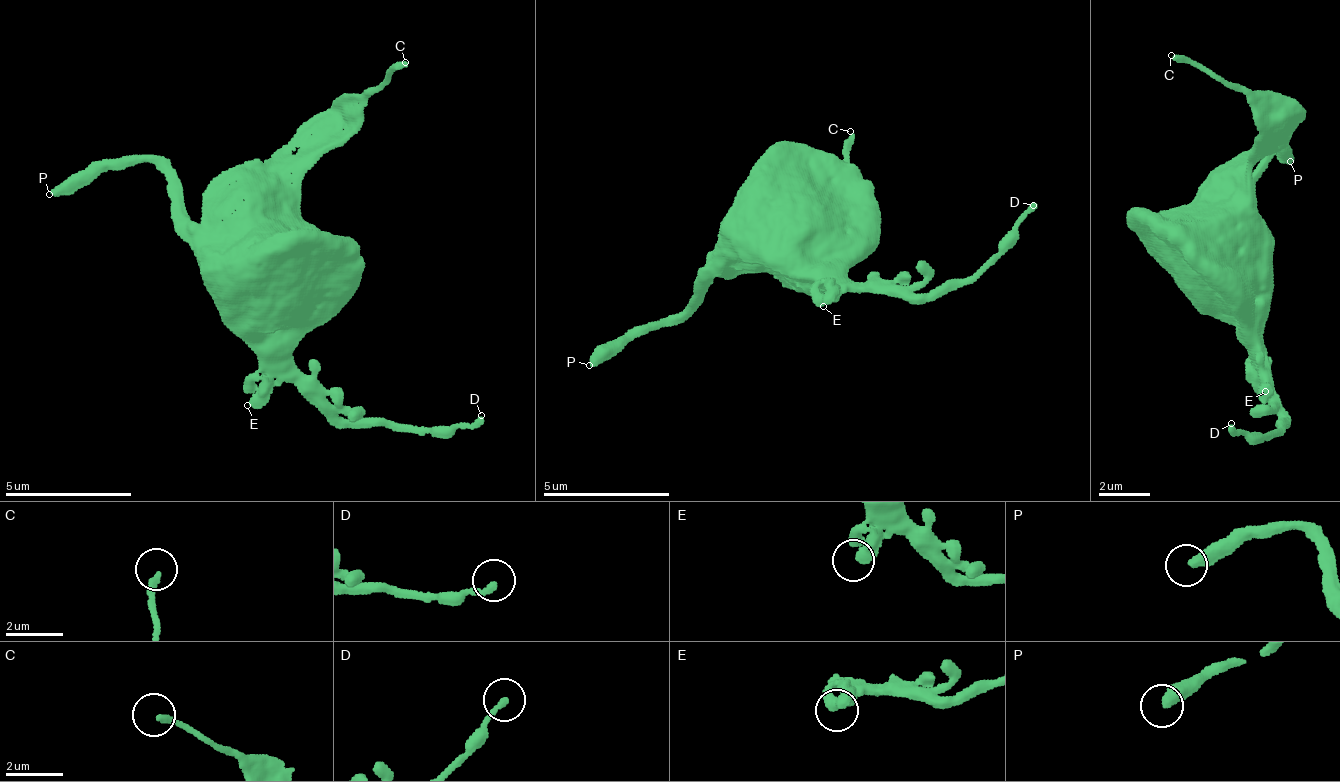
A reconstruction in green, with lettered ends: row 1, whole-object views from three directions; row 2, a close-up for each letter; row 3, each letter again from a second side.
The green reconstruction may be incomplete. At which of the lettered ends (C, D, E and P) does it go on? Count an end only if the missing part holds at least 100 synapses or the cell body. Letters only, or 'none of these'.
P

